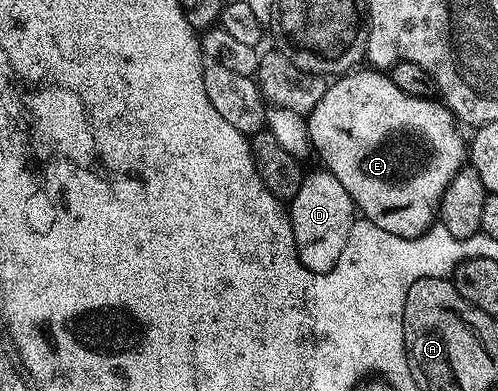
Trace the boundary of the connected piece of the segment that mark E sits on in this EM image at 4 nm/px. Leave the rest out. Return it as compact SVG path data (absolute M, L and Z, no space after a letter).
M360 67L355 71L337 76L329 84L326 95L322 95L322 99L318 99L318 107L314 107L314 111L307 114L312 147L315 156L317 158L320 156L324 160L323 168L332 173L334 179L338 179L338 183L342 183L342 187L346 187L346 195L350 195L350 199L362 214L363 220L382 227L382 231L390 231L390 235L421 237L423 233L427 233L437 220L440 200L450 183L450 179L454 179L456 172L465 168L466 165L466 137L460 134L461 126L458 124L457 117L454 116L452 110L448 108L443 100L435 99L436 101L431 101L431 99L432 97L428 95L416 96L402 91L402 88L391 81L387 72L377 71L371 67Z

